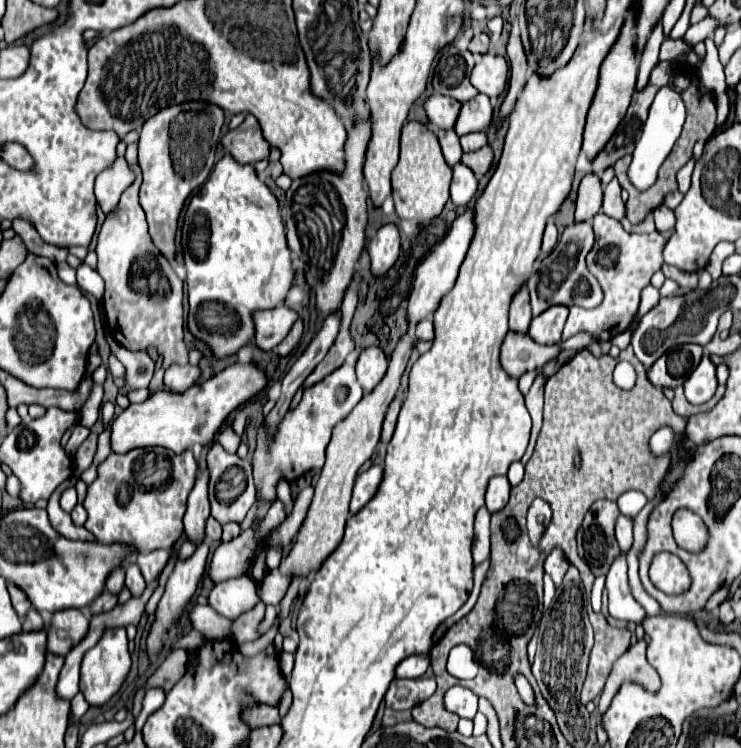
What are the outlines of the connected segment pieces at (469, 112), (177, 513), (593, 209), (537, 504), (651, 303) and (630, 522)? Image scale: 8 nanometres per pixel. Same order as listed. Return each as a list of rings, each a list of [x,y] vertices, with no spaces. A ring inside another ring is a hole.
[[[478,95],[470,103],[462,105],[460,117],[456,121],[456,133],[466,135],[466,133],[478,133],[486,131],[492,123],[492,105],[486,95]]]
[[[144,447],[122,455],[110,453],[98,465],[96,481],[88,485],[84,499],[88,521],[84,527],[102,543],[132,543],[140,553],[172,549],[184,533],[182,517],[186,499],[194,487],[196,469],[198,465],[192,451],[174,455],[162,447]]]
[[[588,173],[578,189],[576,221],[590,221],[592,213],[598,213],[604,199],[604,187],[596,173]]]
[[[536,499],[530,505],[530,509],[528,509],[528,529],[530,529],[530,537],[534,541],[538,541],[540,533],[548,527],[550,517],[552,517],[552,509],[550,509],[550,505],[546,501]]]
[[[648,285],[648,287],[642,291],[642,303],[640,303],[640,309],[638,309],[634,321],[636,323],[639,322],[639,320],[642,319],[642,315],[646,315],[650,309],[654,309],[654,307],[658,305],[658,301],[660,301],[660,291],[658,291],[656,287]]]
[[[624,515],[618,517],[618,523],[616,523],[616,539],[618,539],[618,545],[620,545],[620,549],[624,553],[632,545],[632,527],[634,527],[634,519],[632,517],[624,517]]]

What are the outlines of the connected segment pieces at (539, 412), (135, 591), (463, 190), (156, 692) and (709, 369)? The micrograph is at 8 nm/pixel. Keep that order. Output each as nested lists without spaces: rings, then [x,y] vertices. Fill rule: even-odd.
[[[542,369],[536,371],[536,379],[534,385],[530,388],[530,393],[525,396],[525,405],[532,419],[532,430],[528,447],[521,459],[526,464],[534,452],[534,447],[543,423],[543,407],[544,407],[544,385],[547,379],[542,373]]]
[[[132,561],[128,567],[126,567],[126,587],[130,589],[132,595],[142,595],[142,591],[146,589],[146,583],[142,579],[142,573],[138,571],[138,565]]]
[[[464,163],[454,167],[454,177],[452,177],[452,187],[450,187],[450,197],[454,205],[468,207],[474,201],[476,191],[478,191],[478,179],[474,171],[470,171],[470,167],[466,167]]]
[[[152,689],[146,693],[144,697],[144,707],[135,720],[135,732],[142,730],[147,718],[156,710],[158,710],[165,701],[165,693],[162,689]]]
[[[708,355],[702,357],[702,363],[696,367],[694,375],[684,383],[686,399],[692,405],[702,405],[714,397],[718,389],[718,379],[716,379],[716,365],[710,361]]]

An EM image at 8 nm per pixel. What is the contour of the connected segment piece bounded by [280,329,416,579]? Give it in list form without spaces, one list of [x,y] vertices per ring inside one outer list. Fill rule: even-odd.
[[[408,329],[406,335],[402,337],[400,345],[396,345],[392,357],[390,357],[390,365],[388,365],[388,373],[386,379],[382,379],[382,383],[370,393],[364,395],[362,401],[354,407],[354,411],[340,421],[334,431],[332,431],[332,441],[326,449],[326,465],[320,471],[320,477],[316,481],[316,493],[314,499],[308,507],[308,513],[304,517],[304,523],[296,535],[296,543],[292,547],[292,551],[286,555],[286,559],[280,565],[280,571],[284,575],[288,575],[290,579],[296,577],[304,577],[312,571],[318,571],[320,565],[328,559],[328,555],[334,551],[334,547],[338,547],[338,543],[342,541],[344,535],[344,525],[348,519],[348,503],[350,503],[350,495],[352,495],[352,487],[354,487],[354,479],[356,479],[356,471],[360,469],[360,465],[364,465],[372,453],[374,447],[380,439],[380,427],[386,415],[386,409],[390,405],[390,401],[394,399],[396,391],[398,391],[398,383],[400,383],[400,375],[406,369],[406,363],[410,359],[410,351],[412,351],[412,341],[414,341],[414,329]]]

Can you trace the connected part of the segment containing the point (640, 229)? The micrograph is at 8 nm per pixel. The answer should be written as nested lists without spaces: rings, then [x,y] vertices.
[[[648,215],[646,221],[642,221],[640,225],[630,225],[626,219],[622,219],[620,223],[622,223],[622,227],[624,227],[625,230],[632,230],[634,233],[646,234],[654,231],[654,219],[652,219],[652,215]]]

